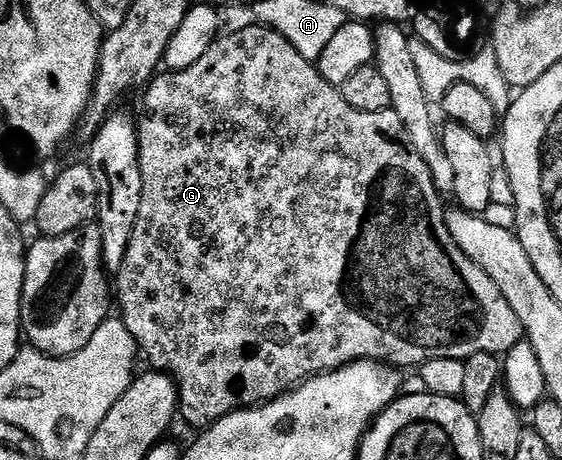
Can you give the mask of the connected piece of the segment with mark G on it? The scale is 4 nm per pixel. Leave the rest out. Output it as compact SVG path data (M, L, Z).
M257 23L246 27L244 31L236 34L219 36L214 46L204 54L192 67L179 69L177 71L162 71L155 76L149 85L145 86L146 98L142 101L142 118L137 118L138 127L138 166L142 172L142 194L140 195L140 215L136 219L136 227L132 231L132 239L128 243L128 255L124 255L122 269L116 274L116 305L122 308L120 320L126 324L128 331L138 343L143 358L151 361L155 370L169 373L178 382L178 396L180 398L180 417L186 420L194 428L201 431L215 425L220 419L224 419L229 413L238 409L252 409L274 401L298 388L303 381L310 380L320 373L331 373L334 369L343 369L354 361L381 361L387 365L403 367L402 365L414 365L420 367L426 361L432 359L452 359L453 361L465 362L466 358L481 353L497 353L504 355L516 343L523 340L524 332L520 319L512 311L508 300L500 293L496 283L486 274L481 267L468 257L457 246L446 222L447 206L442 206L443 194L439 193L434 186L434 180L430 174L428 163L420 159L420 151L412 147L412 139L408 131L404 131L404 123L400 115L392 108L384 111L356 111L356 107L348 107L339 86L328 83L320 75L315 62L304 59L284 35L280 35L275 29L268 29L265 25Z

